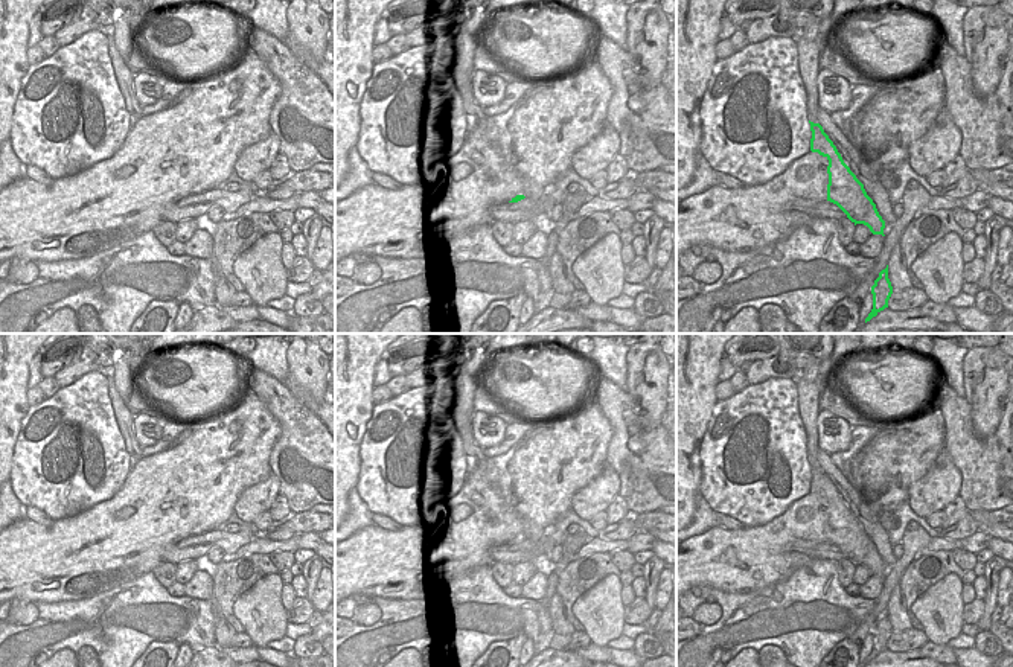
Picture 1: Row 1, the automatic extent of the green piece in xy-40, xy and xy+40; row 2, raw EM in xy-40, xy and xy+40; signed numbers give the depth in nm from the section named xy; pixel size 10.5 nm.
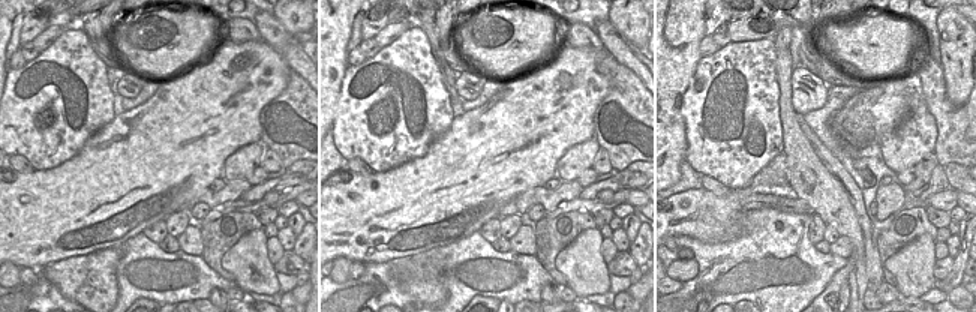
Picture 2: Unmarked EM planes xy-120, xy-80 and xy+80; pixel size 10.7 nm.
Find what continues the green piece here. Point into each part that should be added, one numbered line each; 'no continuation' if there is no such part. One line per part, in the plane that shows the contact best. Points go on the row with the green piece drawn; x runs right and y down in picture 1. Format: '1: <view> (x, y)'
1: xy+40 (808, 51)

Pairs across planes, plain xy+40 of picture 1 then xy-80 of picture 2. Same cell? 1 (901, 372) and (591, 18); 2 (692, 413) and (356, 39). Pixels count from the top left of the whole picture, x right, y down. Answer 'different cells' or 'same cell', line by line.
1: different cells
2: different cells

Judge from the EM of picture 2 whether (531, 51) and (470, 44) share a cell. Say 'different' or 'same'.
same

